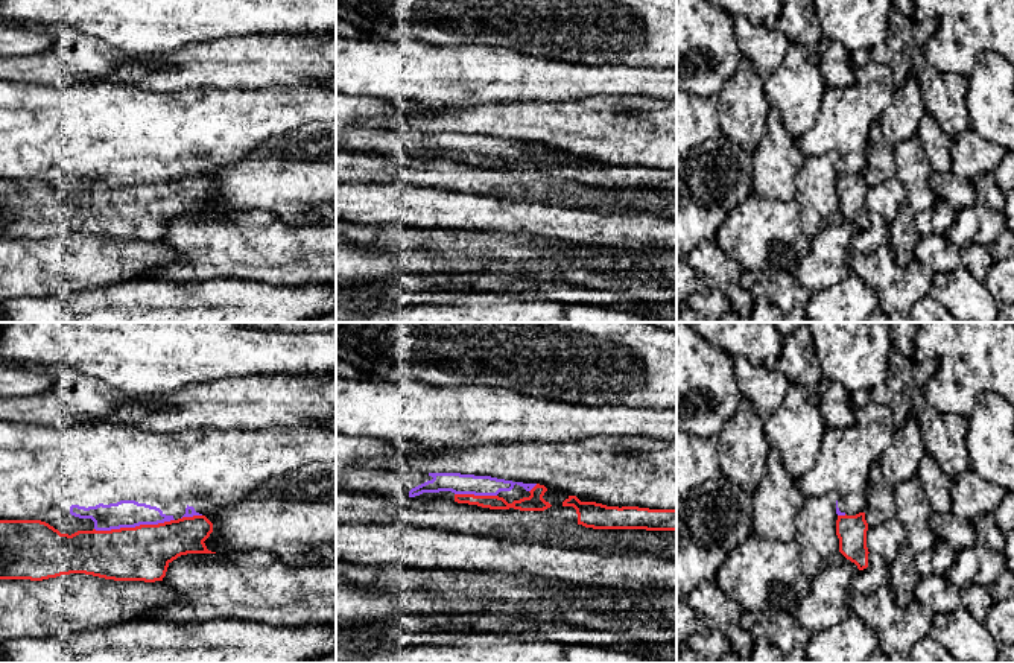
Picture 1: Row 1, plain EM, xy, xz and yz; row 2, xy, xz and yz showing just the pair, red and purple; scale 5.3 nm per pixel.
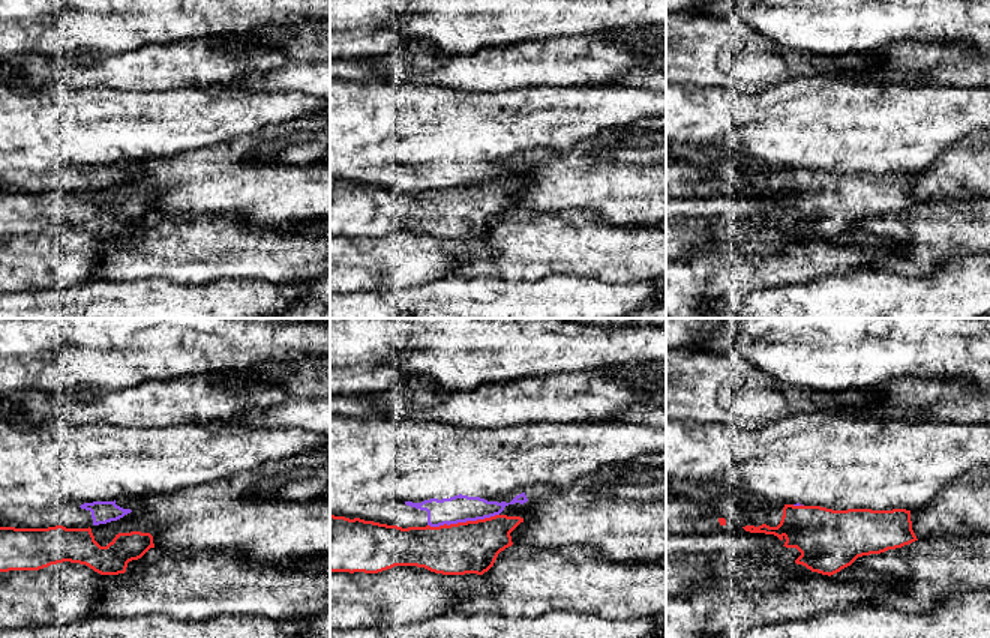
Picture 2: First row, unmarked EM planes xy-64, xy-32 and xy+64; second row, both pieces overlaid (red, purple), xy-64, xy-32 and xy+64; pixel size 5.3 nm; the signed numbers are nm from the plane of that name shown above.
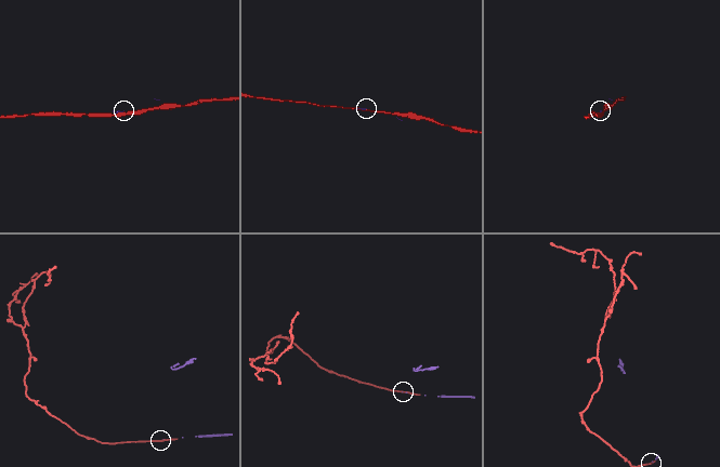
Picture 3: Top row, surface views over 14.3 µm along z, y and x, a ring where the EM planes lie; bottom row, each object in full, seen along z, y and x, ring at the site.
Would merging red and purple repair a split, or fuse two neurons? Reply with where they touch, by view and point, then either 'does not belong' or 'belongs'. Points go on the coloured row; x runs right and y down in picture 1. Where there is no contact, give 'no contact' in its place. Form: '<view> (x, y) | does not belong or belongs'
xy (136, 526) | does not belong

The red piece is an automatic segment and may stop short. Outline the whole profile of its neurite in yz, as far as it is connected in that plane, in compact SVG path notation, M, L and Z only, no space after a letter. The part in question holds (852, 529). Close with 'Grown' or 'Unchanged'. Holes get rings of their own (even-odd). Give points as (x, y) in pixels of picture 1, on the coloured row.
M865 512L838 515L836 535L839 538L839 552L854 563L859 570L868 567L867 531Z. Unchanged

